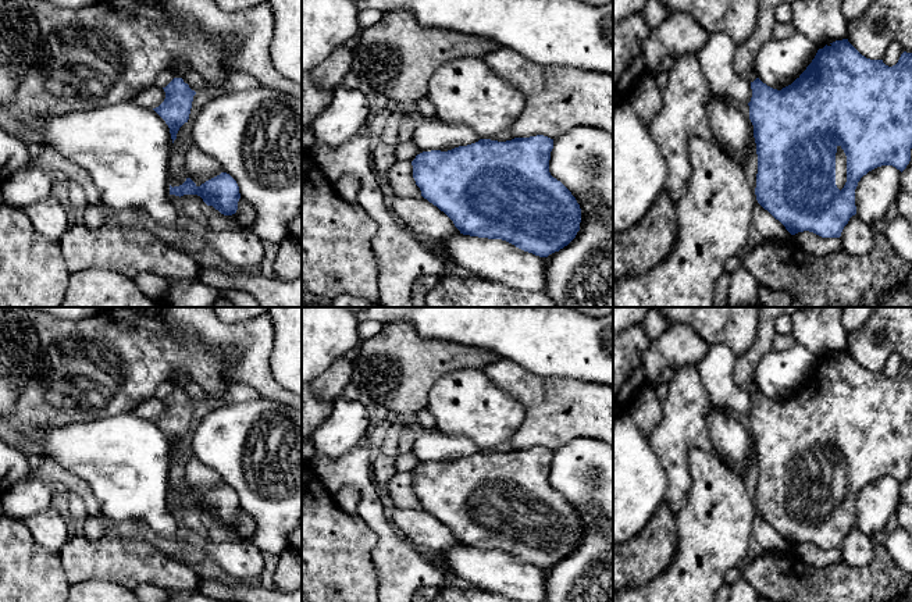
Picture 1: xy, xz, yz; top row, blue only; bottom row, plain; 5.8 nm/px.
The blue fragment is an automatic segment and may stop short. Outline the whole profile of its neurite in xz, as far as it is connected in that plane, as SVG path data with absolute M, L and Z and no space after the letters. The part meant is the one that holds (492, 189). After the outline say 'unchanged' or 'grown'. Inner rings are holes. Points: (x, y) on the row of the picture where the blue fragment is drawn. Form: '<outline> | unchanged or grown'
M537 135L506 142L480 139L448 152L423 152L412 161L421 196L443 211L463 235L502 239L539 257L559 252L580 231L581 209L549 172L553 139Z | unchanged

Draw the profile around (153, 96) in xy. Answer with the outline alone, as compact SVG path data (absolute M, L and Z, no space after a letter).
M153 85L139 92L131 101L140 107L156 108L164 101L164 99L164 89Z

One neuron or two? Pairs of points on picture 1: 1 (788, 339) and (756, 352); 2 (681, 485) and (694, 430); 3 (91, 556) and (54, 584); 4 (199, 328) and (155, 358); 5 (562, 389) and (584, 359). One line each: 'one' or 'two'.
1: two
2: one
3: two
4: two
5: two

